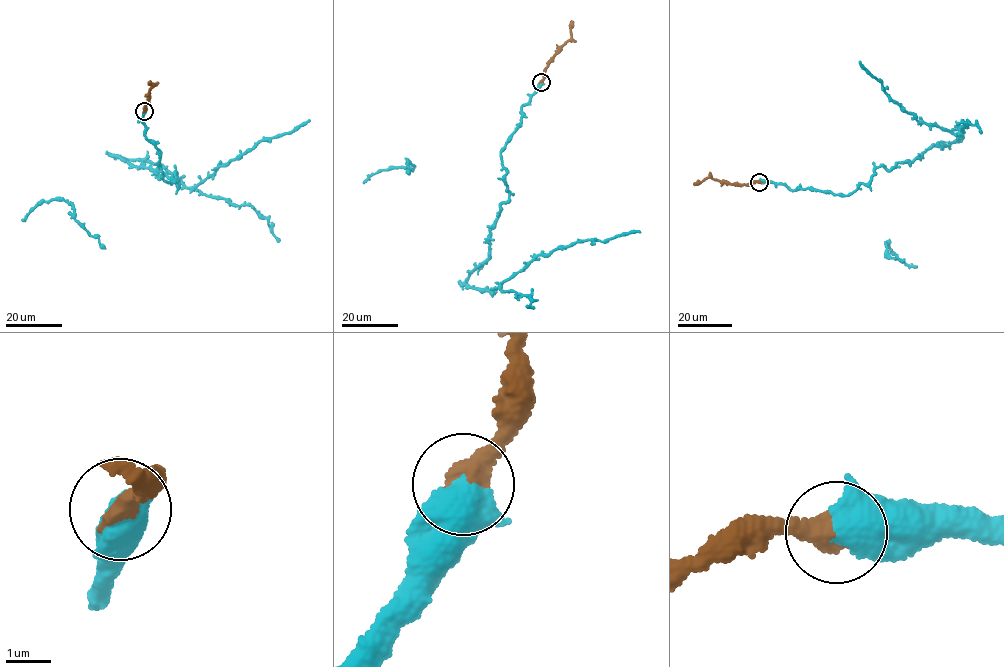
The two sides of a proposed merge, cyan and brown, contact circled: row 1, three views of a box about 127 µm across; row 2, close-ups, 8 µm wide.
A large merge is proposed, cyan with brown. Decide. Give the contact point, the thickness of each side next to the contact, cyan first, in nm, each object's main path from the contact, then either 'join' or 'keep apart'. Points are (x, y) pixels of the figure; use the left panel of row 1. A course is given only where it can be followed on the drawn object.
at (144, 111); 500 nm thick on the cyan side, 480 nm on the other; cyan runs (144, 111), (162, 179), (179, 186), (175, 172), (160, 177), (120, 157), (157, 163), (191, 188), (309, 120); brown runs (144, 111), (153, 85), (149, 83); join

